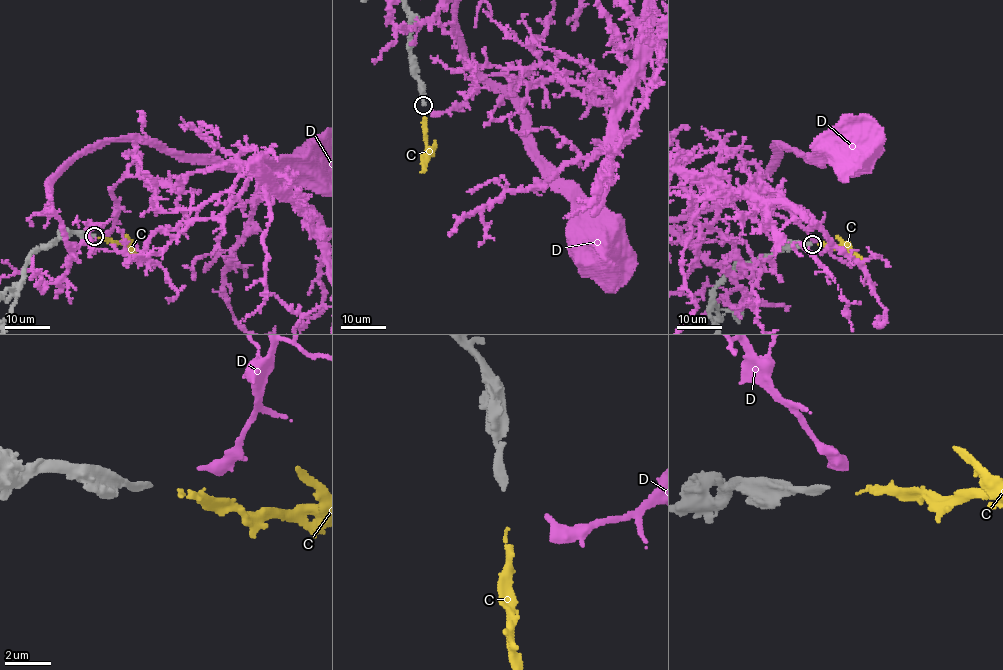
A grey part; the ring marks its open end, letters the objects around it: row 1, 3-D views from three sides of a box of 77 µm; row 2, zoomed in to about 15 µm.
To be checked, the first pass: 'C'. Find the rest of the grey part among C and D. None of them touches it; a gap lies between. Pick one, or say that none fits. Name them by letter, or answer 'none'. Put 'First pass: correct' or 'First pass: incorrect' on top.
First pass: correct
C

